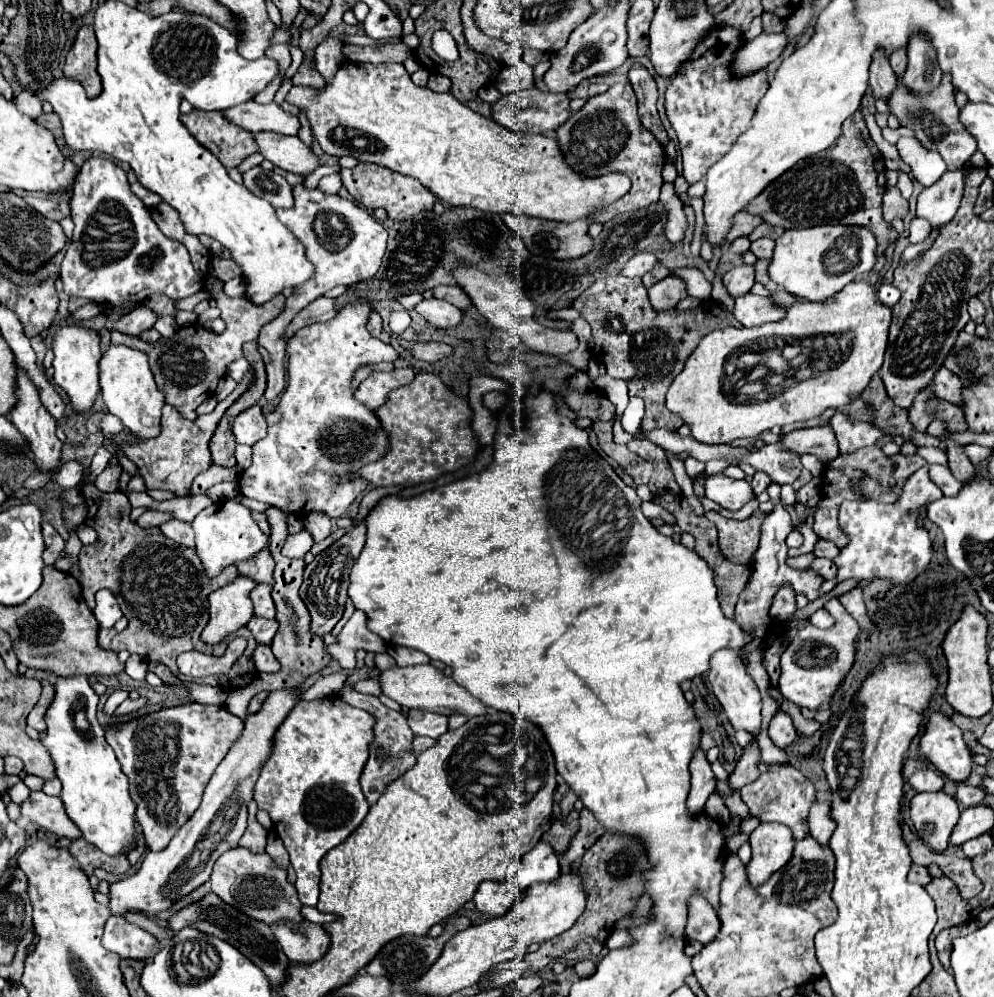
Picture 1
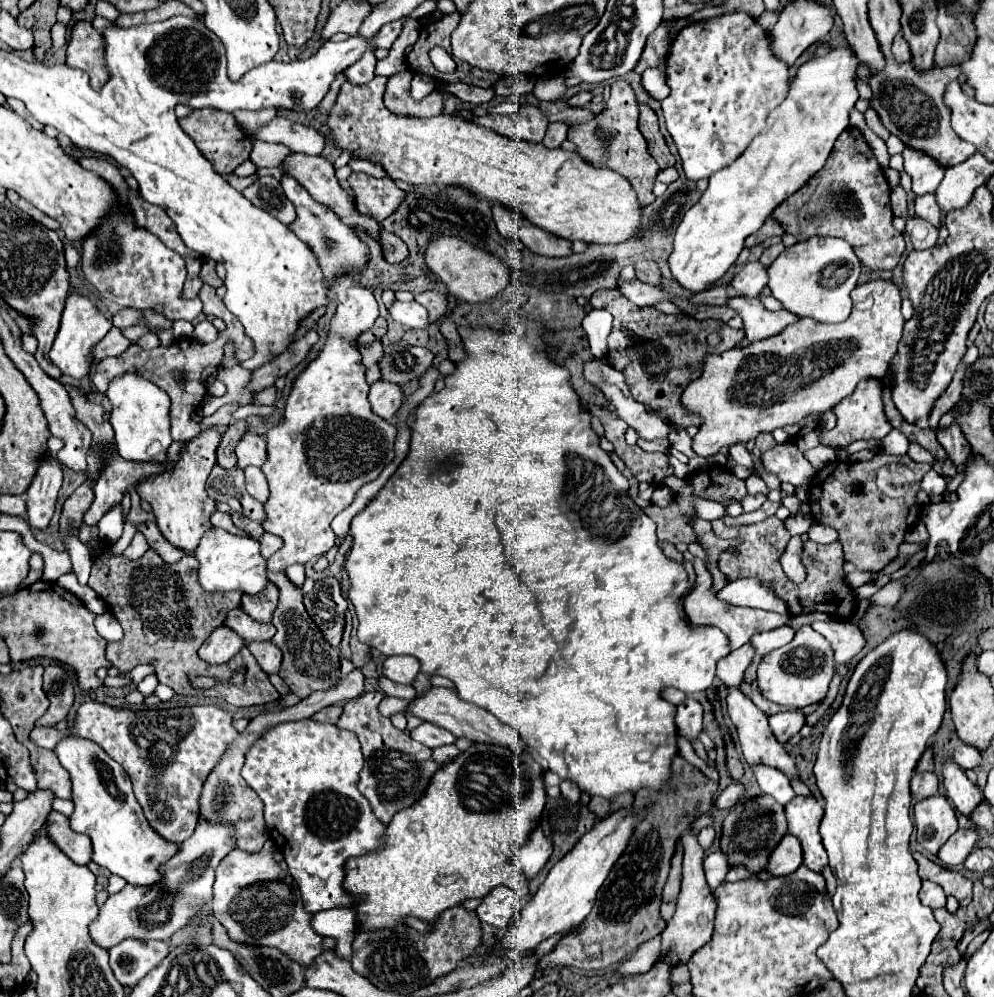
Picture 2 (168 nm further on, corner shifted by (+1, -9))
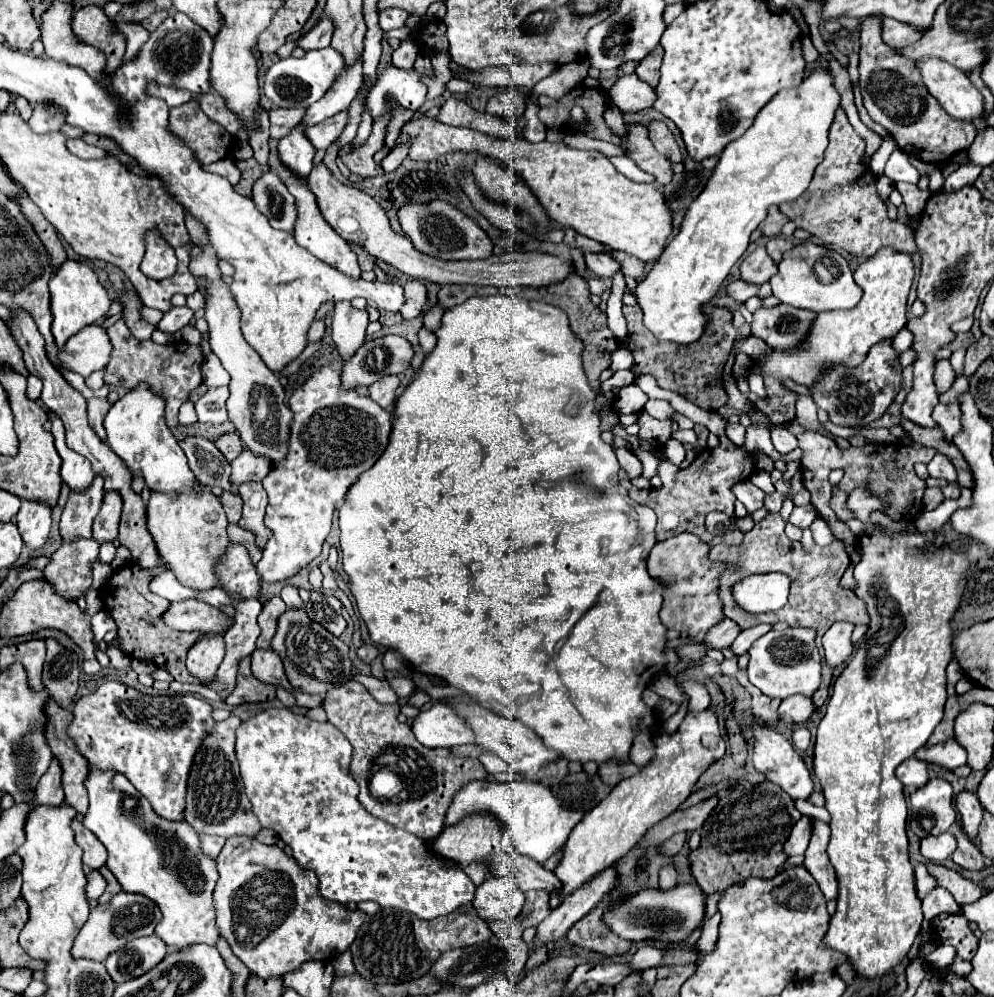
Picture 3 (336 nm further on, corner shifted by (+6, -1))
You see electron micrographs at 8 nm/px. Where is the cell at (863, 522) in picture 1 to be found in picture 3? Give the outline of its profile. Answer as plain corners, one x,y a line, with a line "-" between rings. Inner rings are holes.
937,453
927,467
929,467
929,475
931,477
939,477
939,479
943,477
949,483
955,483
957,481
957,471
955,471
953,463
945,455
941,455
941,453

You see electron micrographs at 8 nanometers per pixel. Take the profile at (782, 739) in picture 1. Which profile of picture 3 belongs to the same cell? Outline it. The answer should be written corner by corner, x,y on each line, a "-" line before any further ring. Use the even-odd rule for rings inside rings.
791,695
791,697
783,699
783,703
779,707
779,717
785,723
803,723
811,717
813,711
815,711
815,703
811,697

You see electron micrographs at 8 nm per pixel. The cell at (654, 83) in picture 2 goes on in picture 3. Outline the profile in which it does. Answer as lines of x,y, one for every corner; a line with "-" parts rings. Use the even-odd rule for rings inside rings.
625,75
621,77
611,89
609,89
611,101
625,113
643,111
653,105
655,101
655,89
647,87
647,83
639,81
637,75

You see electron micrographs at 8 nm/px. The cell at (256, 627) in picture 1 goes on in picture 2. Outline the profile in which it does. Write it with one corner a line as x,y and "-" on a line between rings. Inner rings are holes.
250,641
246,647
256,657
258,665
264,669
264,673
278,673
280,661
282,661
282,651
272,641

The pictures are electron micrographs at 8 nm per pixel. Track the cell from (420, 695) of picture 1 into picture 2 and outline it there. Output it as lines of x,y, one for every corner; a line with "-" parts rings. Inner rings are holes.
430,687
428,691
416,695
410,703
406,713
428,721
428,723
436,723
442,729
448,729
452,735
456,737
466,737
470,741
482,741
482,743
494,743
494,745
506,745
506,747
514,747
514,749
526,749
526,743
520,739
518,731
500,723
494,715
490,715
488,711
466,703
458,697
458,693
454,689
446,689
446,687

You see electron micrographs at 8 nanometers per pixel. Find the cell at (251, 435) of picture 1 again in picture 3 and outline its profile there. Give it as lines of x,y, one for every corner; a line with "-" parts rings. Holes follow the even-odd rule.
243,451
235,461
231,461
231,485
239,487
241,483
249,481
263,481
271,469
271,463
267,459
259,459
257,455
251,455
251,451

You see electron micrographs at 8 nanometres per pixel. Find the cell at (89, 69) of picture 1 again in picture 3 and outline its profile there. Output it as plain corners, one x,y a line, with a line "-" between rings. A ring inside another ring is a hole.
87,5
73,15
73,31
107,55
105,71
111,75
123,61
125,37
113,27
113,21
97,5

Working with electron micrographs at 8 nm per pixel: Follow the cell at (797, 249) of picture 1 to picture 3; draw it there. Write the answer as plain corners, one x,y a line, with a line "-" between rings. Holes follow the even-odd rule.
813,243
795,245
791,251
787,251
779,263
779,271
771,277
769,283
773,287
773,295
781,303
815,313
851,309
863,295
863,291
859,291
859,285
853,281
853,273
847,261
839,253

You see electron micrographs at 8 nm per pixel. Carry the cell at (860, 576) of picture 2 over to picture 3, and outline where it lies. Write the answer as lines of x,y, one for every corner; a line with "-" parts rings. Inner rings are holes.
859,485
857,489
853,489
849,493
847,499
847,509
855,515
855,519
863,521
865,525
871,525
867,529
863,529
857,535
857,553
861,557
861,561
855,565
853,577
857,581
857,587
853,589
853,593
865,603
867,613
869,613
869,629
861,641
859,651
853,653
851,661
847,663
845,671
837,677
835,687
833,687
833,695
827,703
827,713
819,723
817,729
817,741
815,741
815,757
813,757
813,765
815,765
815,775
821,781
823,787
823,795
827,799
827,811
831,813
831,841
827,847
829,859
837,871
837,879
839,879
839,899
837,899
837,913
833,915
831,923
829,923
829,931
825,935
825,943
831,949
837,949
841,953
845,953
849,957
849,961
853,963
855,971
867,979
875,979
875,977
883,977
887,971
891,971
911,949
919,929
921,929
921,921
923,921
923,911
921,911
921,901
917,897
915,891
915,879
913,879
913,865
909,863
909,855
907,855
907,801
903,795
903,785
897,781
895,777
895,769
909,757
913,757
913,753
923,747
929,739
929,735
933,733
933,729
939,725
941,717
943,717
943,705
947,701
947,675
945,669
949,665
949,661
953,659
953,649
951,649
951,639
953,639
953,631
951,631
951,619
957,613
965,587
967,587
967,575
969,575
969,559
965,557
965,553
957,553
949,547
935,547
933,551
929,549
929,539
917,531
917,529
907,529
907,531
893,531
887,529
879,523
871,521
871,513
873,511
885,511
889,505
887,501
883,501
881,497
875,495
875,491
869,489
869,485

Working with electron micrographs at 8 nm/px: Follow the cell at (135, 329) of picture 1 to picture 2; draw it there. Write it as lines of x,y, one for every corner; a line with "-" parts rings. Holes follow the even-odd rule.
112,327
112,329
108,331
108,335
96,345
94,359
100,361
100,359
110,357
110,355
112,355
112,357
114,357
114,355
120,355
120,353
124,353
130,345
132,345
132,341
126,339
118,327

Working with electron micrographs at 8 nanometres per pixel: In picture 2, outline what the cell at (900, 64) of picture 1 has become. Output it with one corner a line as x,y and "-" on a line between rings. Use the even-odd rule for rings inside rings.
900,33
894,37
892,55
894,55
894,59
896,59
898,63
908,63
908,61
912,59
912,55
910,55
910,47
908,47
908,43
904,41
904,37
902,37

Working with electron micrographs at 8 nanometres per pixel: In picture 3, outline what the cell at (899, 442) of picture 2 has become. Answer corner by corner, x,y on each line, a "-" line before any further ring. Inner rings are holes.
903,327
903,329
899,331
899,335
893,339
893,349
895,349
897,355
899,355
899,353
907,351
911,345
913,345
913,333
909,333
909,329

